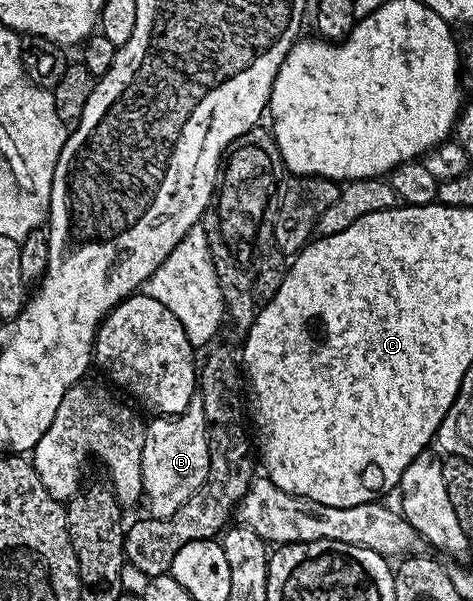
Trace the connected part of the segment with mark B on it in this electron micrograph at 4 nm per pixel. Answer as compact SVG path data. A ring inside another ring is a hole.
M201 400L190 401L182 413L155 418L147 424L142 448L142 492L145 500L150 500L149 516L157 519L171 517L204 483L210 466L210 444Z

